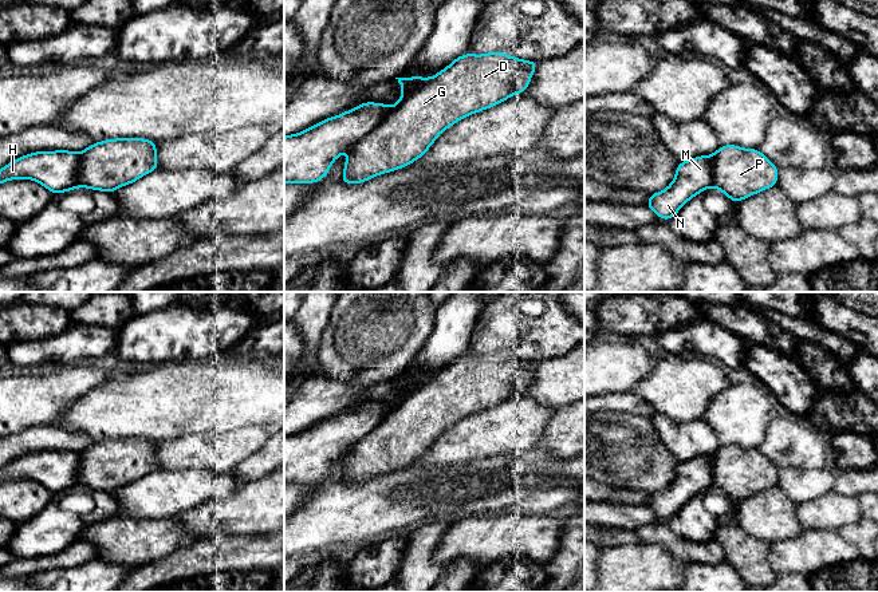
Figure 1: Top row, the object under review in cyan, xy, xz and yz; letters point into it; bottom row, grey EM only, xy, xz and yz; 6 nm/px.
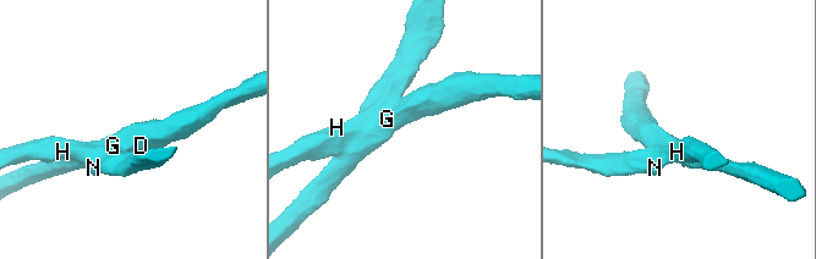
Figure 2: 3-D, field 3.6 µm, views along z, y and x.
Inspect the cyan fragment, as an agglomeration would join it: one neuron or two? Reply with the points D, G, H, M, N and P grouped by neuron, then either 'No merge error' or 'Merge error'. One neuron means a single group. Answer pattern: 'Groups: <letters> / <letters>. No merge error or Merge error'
Groups: D G P / H M N. Merge error

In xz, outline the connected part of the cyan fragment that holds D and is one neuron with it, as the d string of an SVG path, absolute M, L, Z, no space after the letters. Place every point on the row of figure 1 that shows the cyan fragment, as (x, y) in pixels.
M504 52L464 54L420 84L397 103L389 114L359 142L346 158L342 182L363 183L377 175L406 167L421 158L438 135L472 114L524 92L539 62L523 60Z

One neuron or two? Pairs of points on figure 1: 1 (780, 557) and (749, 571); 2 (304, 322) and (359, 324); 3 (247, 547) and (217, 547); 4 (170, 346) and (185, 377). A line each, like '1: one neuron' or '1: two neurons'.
1: two neurons
2: two neurons
3: one neuron
4: two neurons

